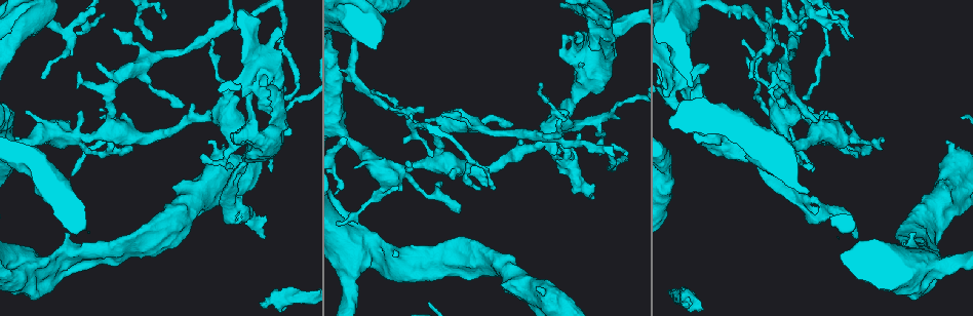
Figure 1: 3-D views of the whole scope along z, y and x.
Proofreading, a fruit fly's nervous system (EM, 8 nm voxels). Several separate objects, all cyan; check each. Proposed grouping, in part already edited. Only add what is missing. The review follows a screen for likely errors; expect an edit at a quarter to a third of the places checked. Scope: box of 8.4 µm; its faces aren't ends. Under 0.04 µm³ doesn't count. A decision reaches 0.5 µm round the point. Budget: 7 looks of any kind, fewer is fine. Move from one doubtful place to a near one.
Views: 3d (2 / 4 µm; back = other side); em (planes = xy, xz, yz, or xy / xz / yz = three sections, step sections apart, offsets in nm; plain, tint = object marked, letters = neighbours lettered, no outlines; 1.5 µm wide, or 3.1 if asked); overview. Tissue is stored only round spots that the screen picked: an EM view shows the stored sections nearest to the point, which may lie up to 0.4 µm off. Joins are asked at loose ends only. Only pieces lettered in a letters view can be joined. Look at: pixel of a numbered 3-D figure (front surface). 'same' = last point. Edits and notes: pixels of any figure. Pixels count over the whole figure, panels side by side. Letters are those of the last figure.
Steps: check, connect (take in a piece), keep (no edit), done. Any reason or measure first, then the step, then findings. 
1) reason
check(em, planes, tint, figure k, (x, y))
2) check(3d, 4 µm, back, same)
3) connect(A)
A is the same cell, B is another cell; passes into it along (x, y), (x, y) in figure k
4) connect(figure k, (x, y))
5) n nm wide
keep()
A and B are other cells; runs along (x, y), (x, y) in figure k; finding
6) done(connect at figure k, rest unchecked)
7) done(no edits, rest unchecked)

an open end
check(em, planes, letters, figure 1, (812, 109))

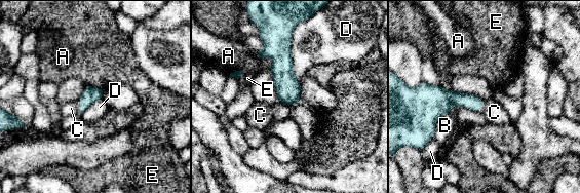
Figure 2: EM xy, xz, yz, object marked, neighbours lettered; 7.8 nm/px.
D touches over 460 nm
connect(C)
C is the same cell, A, B, D and E are other cells; it goes on there

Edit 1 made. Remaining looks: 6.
see it whole again
check(overview)

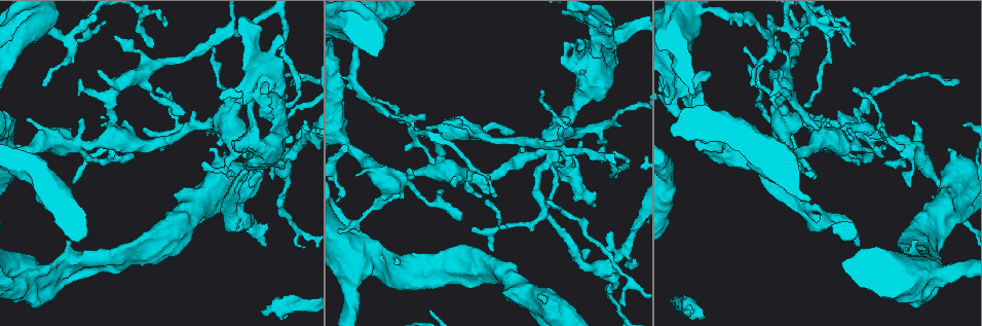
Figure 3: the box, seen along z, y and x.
branch stops here
check(3d, 4 µm, figure 3, (411, 172))

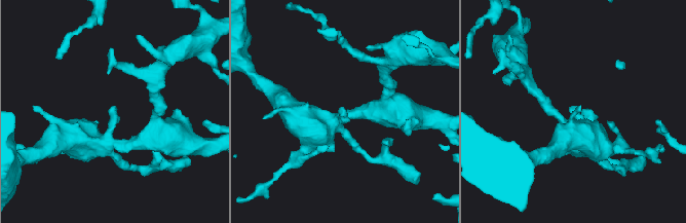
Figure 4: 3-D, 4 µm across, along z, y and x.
shape alone is not enough
check(em, 3.1 µm, planes, letters, figure 4, (345, 110))

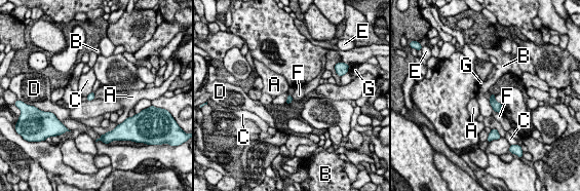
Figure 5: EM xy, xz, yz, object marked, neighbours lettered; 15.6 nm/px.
keep()
A, B, C, D, E, F and G are other cells; border along (488, 99), (493, 109) in figure 5; none of them fits

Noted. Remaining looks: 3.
branch stops here
check(3d, 2 µm, figure 3, (281, 35))

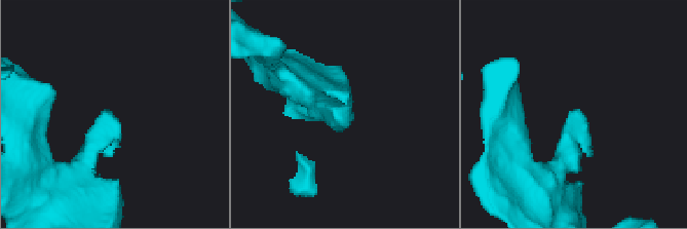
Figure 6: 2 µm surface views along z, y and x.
check(em, xy, step 4, letters, figure 6, (580, 113))

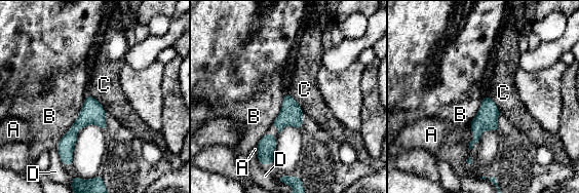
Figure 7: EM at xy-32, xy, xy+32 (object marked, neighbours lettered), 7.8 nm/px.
B touches over 480 nm
keep()
A, B, C and D are other cells; none of them fits

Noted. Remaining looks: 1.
done(connect at figure 2, rest unchecked)

